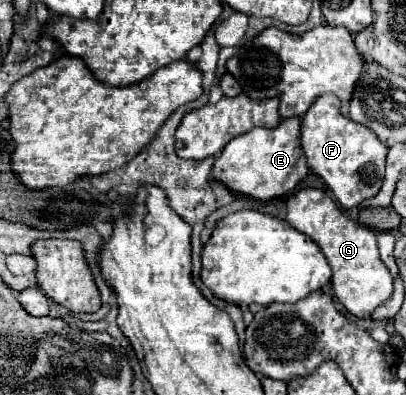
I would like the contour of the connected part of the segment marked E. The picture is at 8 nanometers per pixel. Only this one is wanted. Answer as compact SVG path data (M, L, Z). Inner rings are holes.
M282 118L276 128L254 128L228 142L212 172L226 188L258 200L286 196L308 174L306 154L300 146L300 118Z

